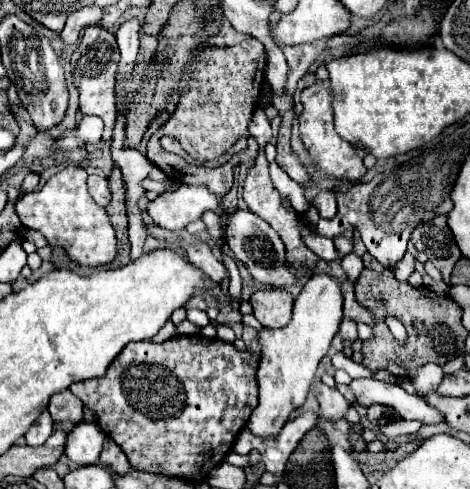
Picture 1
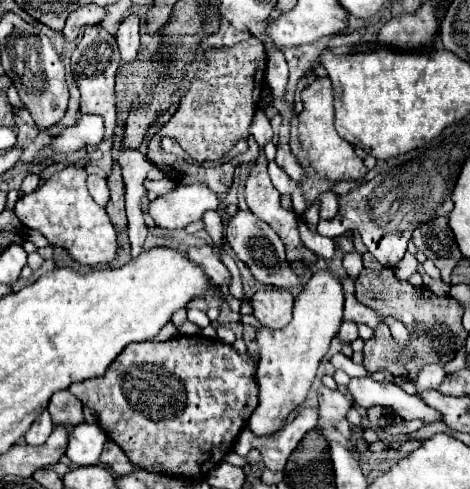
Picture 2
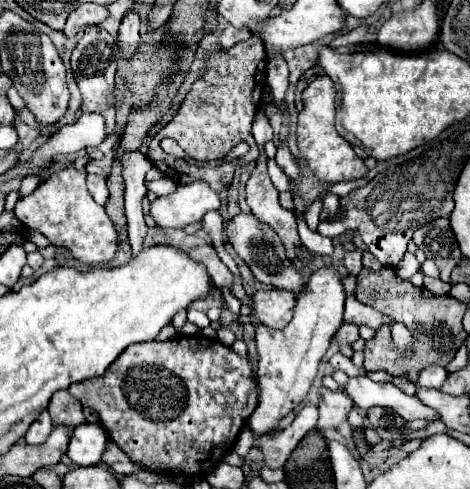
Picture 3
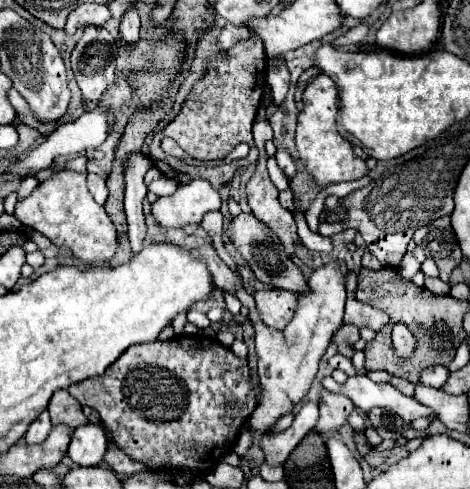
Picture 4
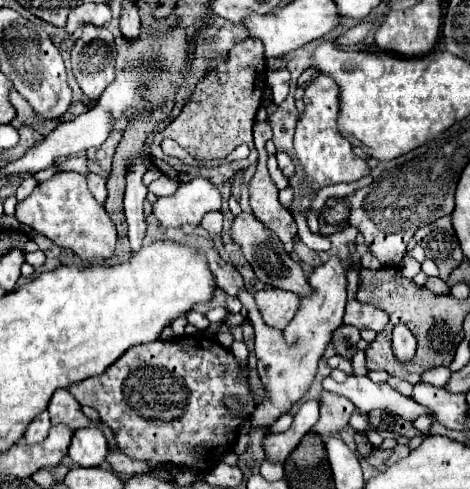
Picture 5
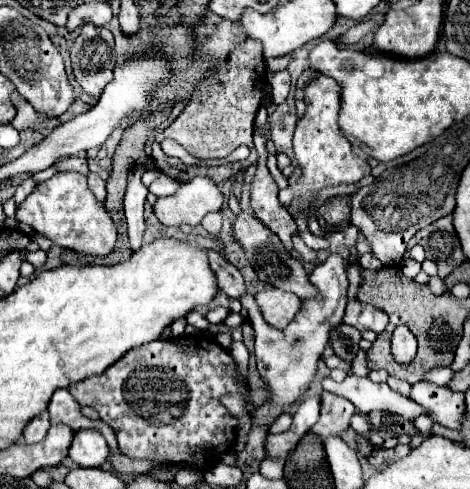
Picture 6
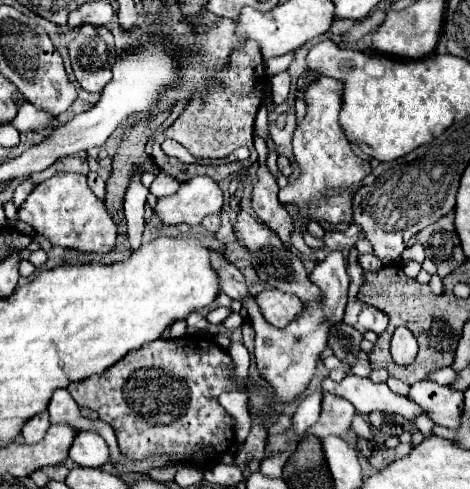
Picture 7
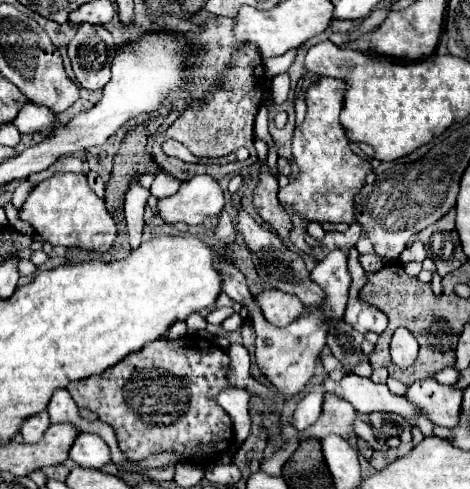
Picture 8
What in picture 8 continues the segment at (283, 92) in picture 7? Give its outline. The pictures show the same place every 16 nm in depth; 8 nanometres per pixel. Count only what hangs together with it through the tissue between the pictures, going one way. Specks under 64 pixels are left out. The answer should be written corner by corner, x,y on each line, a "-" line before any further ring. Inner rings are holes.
278,74
272,78
272,98
276,104
282,104
288,98
288,90
290,90
288,74

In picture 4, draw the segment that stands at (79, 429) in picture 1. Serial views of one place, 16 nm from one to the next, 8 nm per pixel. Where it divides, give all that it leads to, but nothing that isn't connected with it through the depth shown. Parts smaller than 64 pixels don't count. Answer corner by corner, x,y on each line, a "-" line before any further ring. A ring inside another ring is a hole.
82,426
72,434
68,456
78,466
100,466
106,454
106,436
100,426

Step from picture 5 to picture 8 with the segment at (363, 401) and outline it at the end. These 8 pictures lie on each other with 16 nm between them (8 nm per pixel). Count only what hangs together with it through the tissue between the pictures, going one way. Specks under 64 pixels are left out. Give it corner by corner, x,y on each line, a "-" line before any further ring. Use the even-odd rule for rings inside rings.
346,374
340,382
326,378
324,388
330,394
336,394
336,396
348,400
360,414
392,412
392,414
400,414
400,416
408,418
408,416
420,412
404,396
394,396
386,388
386,384
374,384
370,378
360,378
356,374

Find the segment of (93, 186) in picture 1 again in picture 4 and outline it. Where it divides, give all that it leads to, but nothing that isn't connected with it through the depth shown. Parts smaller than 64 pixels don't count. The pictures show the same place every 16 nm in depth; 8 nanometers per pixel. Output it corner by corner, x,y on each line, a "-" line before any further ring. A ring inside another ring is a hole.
94,173
87,174
87,187
92,196
96,198
98,204
104,204
108,198
108,190
106,190
106,180
102,176

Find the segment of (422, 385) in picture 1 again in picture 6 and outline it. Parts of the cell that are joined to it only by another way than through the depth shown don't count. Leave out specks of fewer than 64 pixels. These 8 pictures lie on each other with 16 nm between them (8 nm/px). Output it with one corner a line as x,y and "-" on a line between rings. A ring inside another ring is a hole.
436,368
436,370
428,372
424,376
424,380
430,380
430,382
434,382
438,386
446,386
448,382
452,382
452,376
454,376
454,370
452,368

